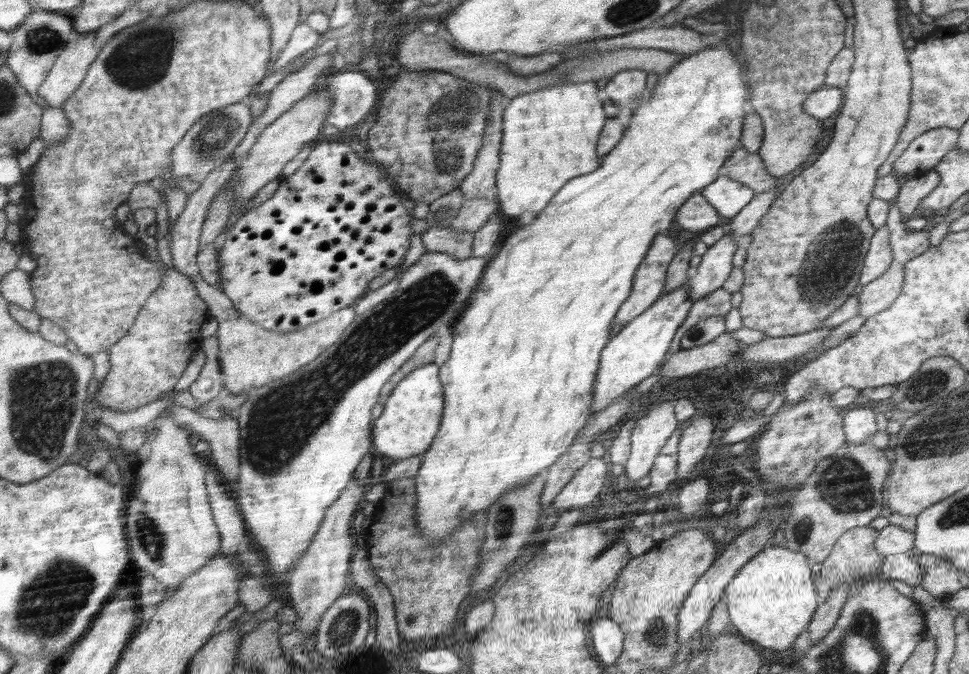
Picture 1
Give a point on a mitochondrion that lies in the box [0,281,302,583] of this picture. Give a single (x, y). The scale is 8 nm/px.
(43, 394)

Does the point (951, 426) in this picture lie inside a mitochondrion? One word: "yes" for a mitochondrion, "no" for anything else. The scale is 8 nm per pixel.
yes

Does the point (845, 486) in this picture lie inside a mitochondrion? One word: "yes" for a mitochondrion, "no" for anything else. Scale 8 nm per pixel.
yes

